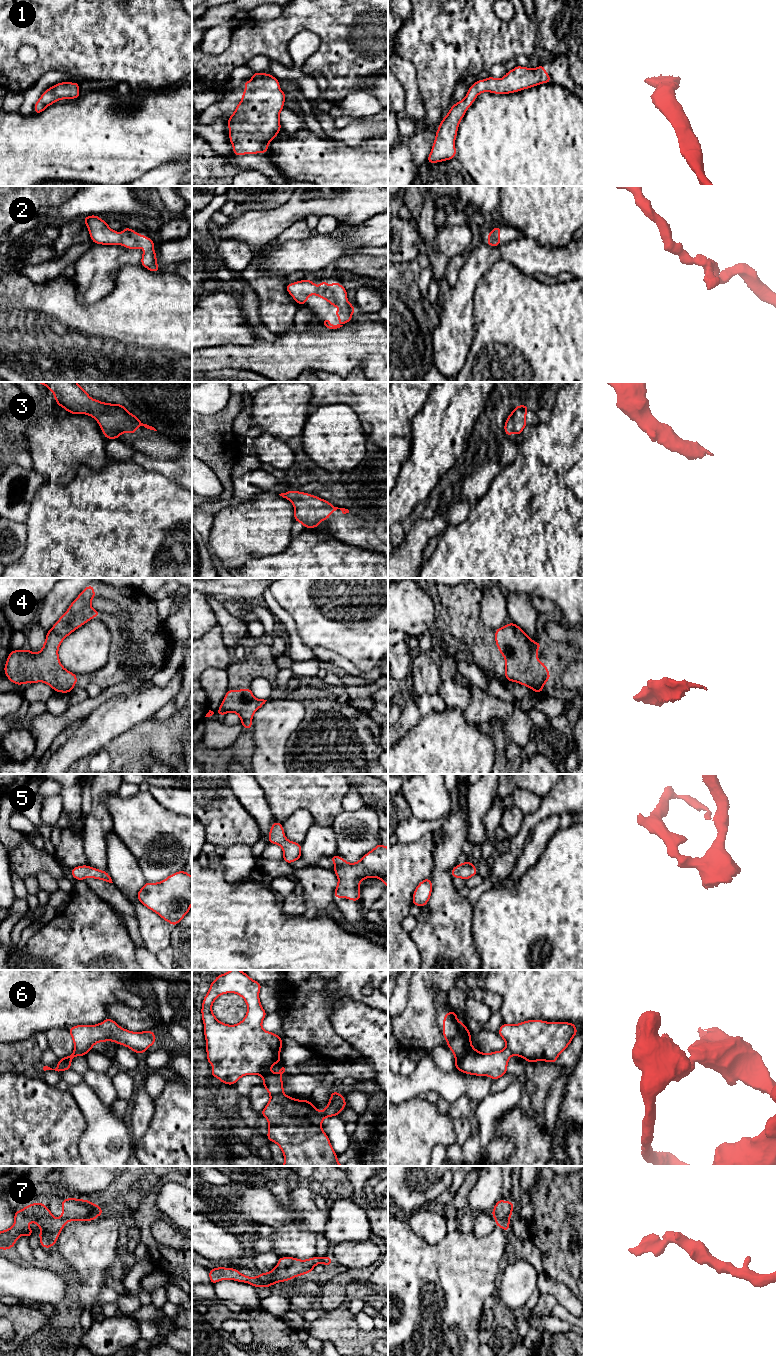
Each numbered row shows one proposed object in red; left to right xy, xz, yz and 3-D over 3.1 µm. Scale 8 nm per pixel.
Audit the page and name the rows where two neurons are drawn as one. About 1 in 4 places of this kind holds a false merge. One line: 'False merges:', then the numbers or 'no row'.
False merges: 6

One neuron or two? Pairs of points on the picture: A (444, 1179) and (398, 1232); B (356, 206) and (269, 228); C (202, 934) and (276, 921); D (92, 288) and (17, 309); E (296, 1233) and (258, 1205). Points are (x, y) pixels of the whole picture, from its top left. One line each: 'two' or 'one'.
A: two
B: one
C: one
D: two
E: two

